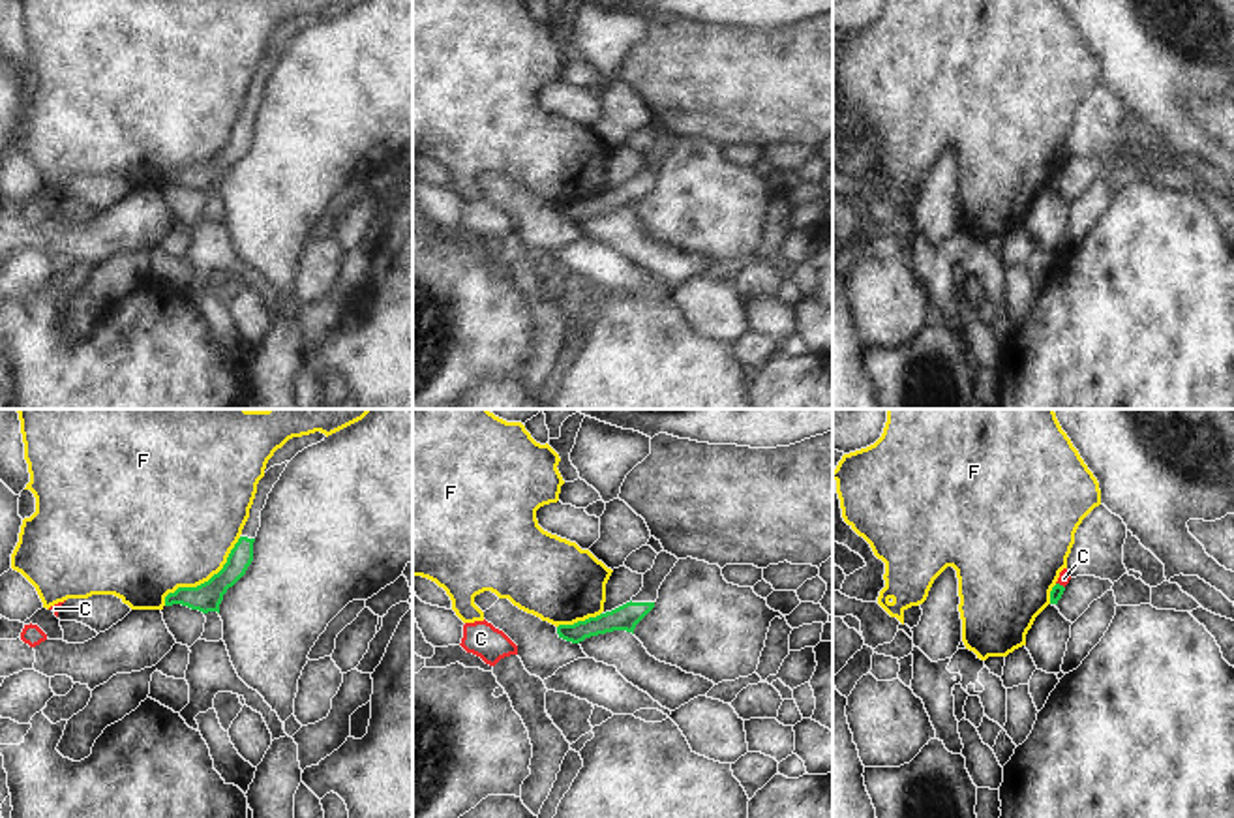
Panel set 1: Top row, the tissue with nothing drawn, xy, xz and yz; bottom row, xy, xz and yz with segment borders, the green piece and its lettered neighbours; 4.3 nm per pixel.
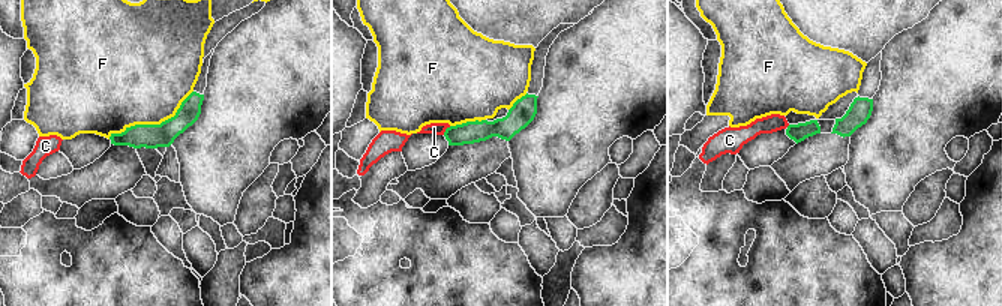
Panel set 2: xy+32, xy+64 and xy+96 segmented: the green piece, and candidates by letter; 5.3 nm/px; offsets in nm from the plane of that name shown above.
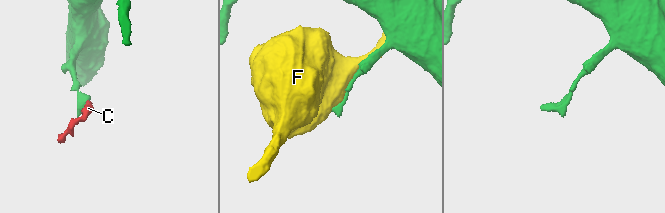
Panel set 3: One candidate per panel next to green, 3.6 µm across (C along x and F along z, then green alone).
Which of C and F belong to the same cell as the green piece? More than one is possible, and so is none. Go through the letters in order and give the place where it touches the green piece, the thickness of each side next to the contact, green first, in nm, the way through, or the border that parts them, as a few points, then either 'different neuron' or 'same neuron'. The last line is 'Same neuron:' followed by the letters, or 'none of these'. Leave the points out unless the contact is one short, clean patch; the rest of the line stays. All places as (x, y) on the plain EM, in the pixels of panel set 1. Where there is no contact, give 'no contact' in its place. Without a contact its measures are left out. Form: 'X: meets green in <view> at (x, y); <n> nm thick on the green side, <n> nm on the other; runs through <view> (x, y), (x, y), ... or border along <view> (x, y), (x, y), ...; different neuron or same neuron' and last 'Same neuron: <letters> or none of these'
C: meets green in yz at (1058, 164); 50 nm thick on the green side, 50 nm on the other; border along yz (1056, 162), (1064, 167); different neuron
F: meets green in xy at (205, 162); 130 nm thick on the green side, 480 nm on the other; different neuron
Same neuron: none of these

